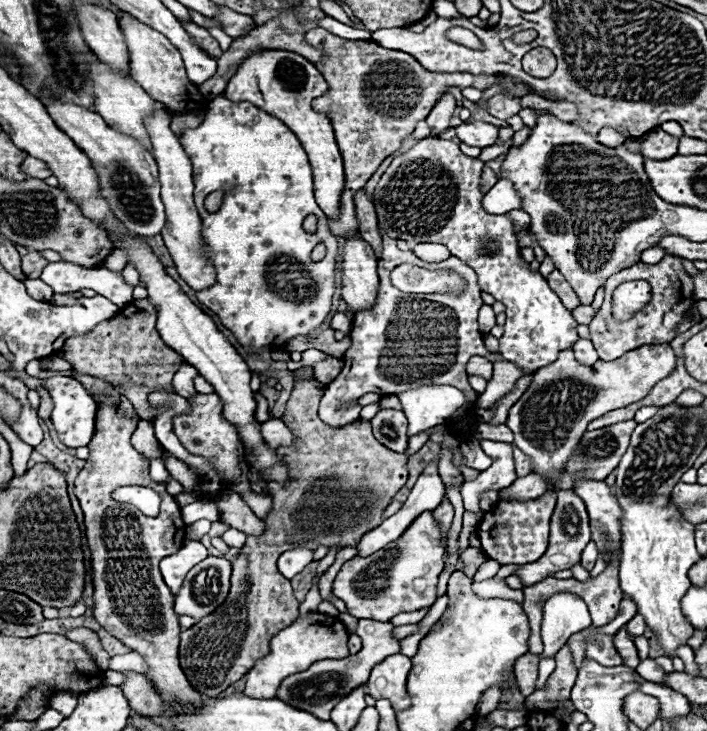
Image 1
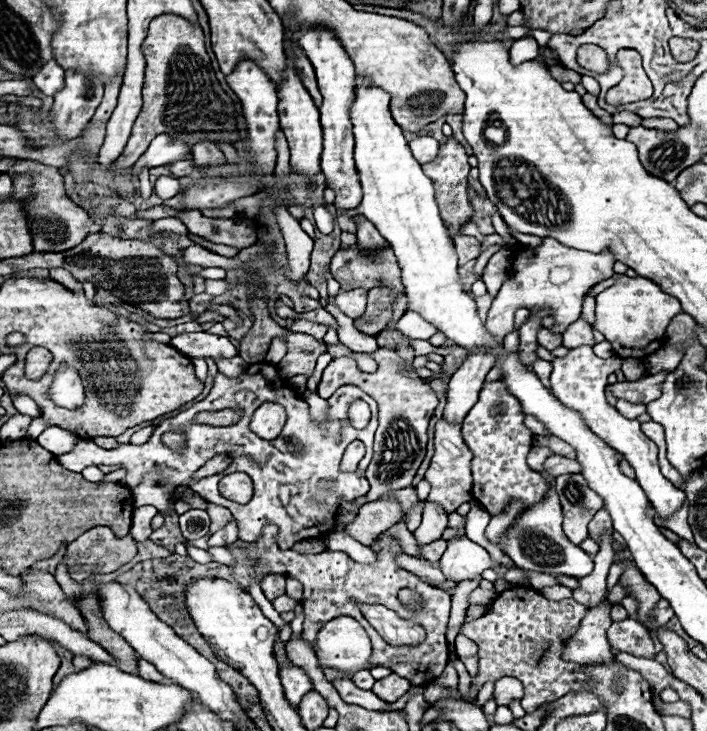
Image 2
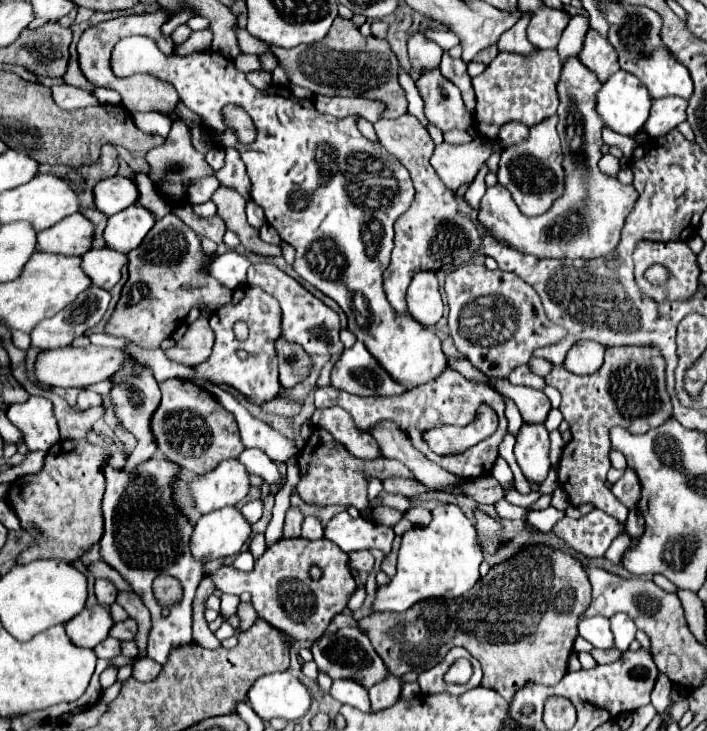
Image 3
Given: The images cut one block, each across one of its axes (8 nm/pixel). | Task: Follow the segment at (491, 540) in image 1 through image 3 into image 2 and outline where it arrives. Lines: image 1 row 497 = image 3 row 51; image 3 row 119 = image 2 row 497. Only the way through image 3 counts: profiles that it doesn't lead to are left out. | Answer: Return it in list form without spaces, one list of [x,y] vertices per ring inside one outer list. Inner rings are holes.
[[[498,382],[484,384],[478,402],[472,406],[462,424],[462,438],[472,450],[474,458],[470,470],[474,476],[472,496],[488,510],[490,516],[498,516],[512,502],[522,502],[520,514],[546,498],[550,482],[528,468],[526,454],[532,448],[532,432],[524,428],[524,414],[514,396],[508,396],[508,388]]]

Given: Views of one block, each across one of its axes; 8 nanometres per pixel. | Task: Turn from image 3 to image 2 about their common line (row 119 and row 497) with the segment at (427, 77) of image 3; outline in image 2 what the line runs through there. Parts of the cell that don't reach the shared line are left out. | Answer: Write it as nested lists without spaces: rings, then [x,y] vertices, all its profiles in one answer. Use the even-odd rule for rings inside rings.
[[[440,420],[436,424],[436,438],[434,438],[434,458],[430,462],[430,468],[426,472],[426,480],[430,482],[430,494],[428,494],[428,502],[434,502],[438,506],[442,506],[446,510],[446,514],[456,512],[456,508],[468,500],[472,500],[470,488],[472,488],[472,474],[470,474],[470,460],[472,460],[472,452],[468,450],[468,446],[462,440],[460,434],[460,426],[448,424],[444,420]]]

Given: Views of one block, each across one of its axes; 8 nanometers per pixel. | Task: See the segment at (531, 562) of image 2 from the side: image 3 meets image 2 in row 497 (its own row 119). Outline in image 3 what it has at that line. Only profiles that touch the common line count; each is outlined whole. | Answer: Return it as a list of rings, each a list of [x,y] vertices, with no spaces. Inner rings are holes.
[[[552,116],[536,126],[532,126],[528,140],[524,140],[518,146],[508,146],[502,152],[498,178],[500,184],[512,194],[516,206],[526,216],[540,216],[552,208],[556,198],[564,194],[564,168],[562,168],[562,148],[560,148],[560,136],[556,132],[558,118]]]

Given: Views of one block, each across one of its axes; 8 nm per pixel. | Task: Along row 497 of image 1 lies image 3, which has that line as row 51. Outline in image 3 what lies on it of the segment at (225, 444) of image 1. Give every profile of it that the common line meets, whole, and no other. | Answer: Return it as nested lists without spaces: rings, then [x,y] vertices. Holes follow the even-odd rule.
[[[234,26],[234,32],[236,32],[236,38],[238,38],[238,46],[244,54],[264,54],[264,52],[270,52],[268,44],[260,44],[258,40],[254,40],[246,30],[242,30],[240,26]]]

